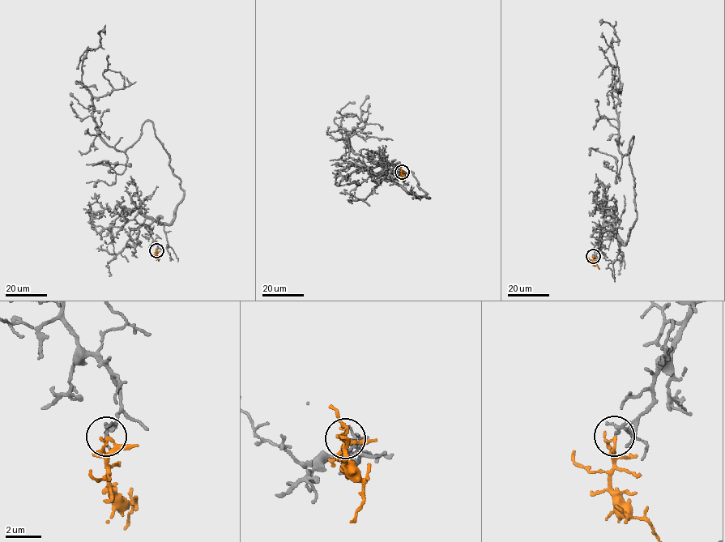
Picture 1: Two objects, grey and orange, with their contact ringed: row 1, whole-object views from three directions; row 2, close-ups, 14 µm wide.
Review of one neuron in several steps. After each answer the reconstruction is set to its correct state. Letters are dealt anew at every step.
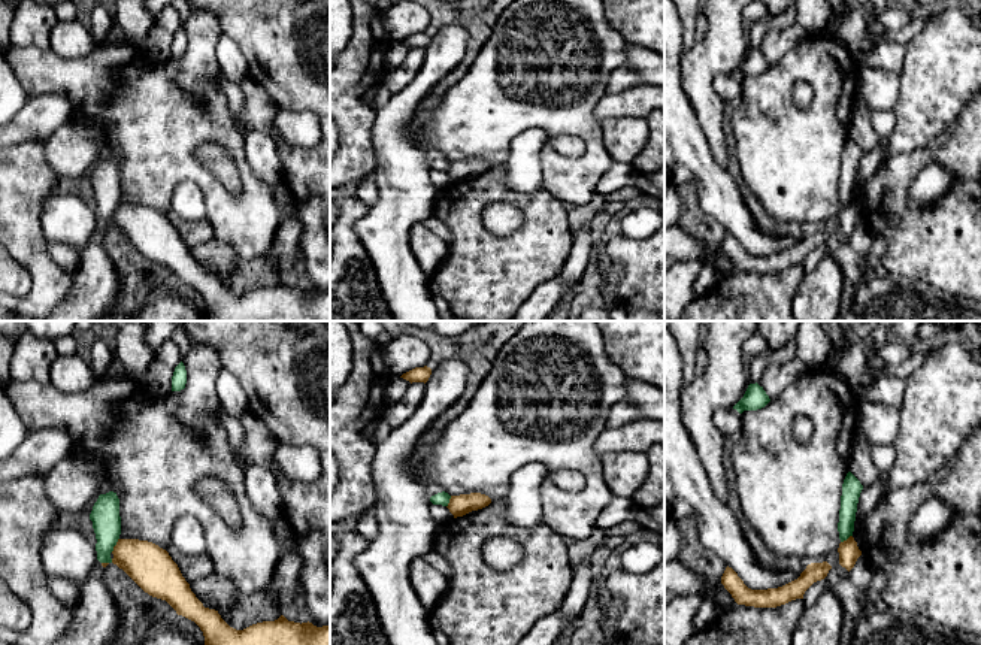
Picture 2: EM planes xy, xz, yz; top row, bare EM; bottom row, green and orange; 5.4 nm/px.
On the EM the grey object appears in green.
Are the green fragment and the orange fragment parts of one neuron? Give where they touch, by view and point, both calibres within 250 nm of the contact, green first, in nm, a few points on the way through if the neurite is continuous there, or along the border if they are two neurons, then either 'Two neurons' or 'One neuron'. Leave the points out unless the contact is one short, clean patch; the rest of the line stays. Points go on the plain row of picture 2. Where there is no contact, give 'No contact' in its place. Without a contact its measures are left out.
Touches green at xy (115, 209). Thickness 160 nm (green) against 240 nm. Boundary: xy (118, 203), (111, 217). Two neurons

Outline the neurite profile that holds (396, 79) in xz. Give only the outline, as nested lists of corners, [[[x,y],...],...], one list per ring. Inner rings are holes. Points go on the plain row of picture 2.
[[[412,48],[405,57],[403,63],[390,70],[384,79],[384,88],[387,88],[391,94],[403,90],[418,73],[426,58],[424,48]]]

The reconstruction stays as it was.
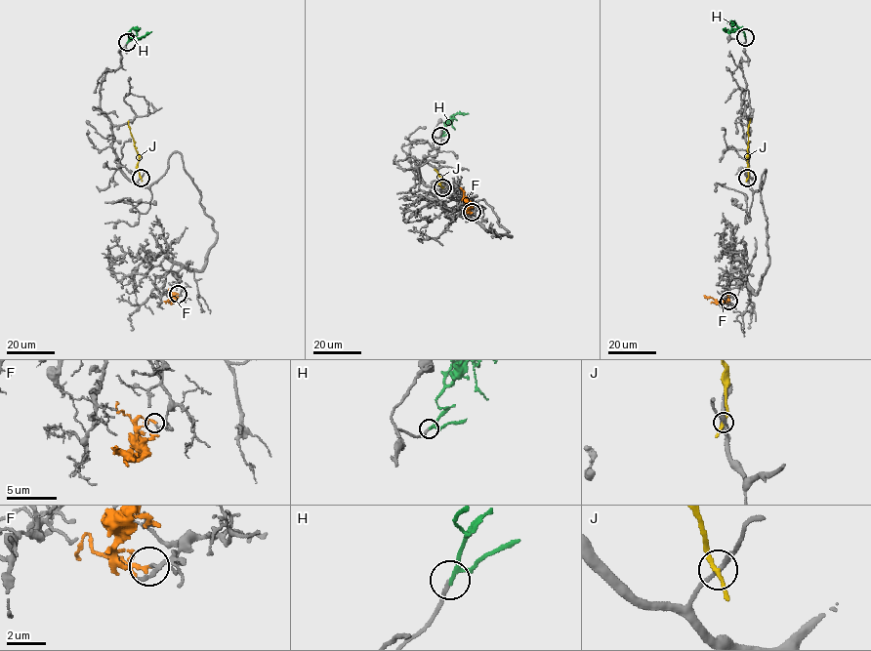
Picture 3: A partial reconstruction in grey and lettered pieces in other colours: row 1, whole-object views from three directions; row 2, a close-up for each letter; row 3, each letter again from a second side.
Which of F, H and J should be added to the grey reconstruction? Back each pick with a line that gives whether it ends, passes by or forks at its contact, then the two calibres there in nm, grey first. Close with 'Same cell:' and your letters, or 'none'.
H: it passes by | 170/160 nm
Same cell: H

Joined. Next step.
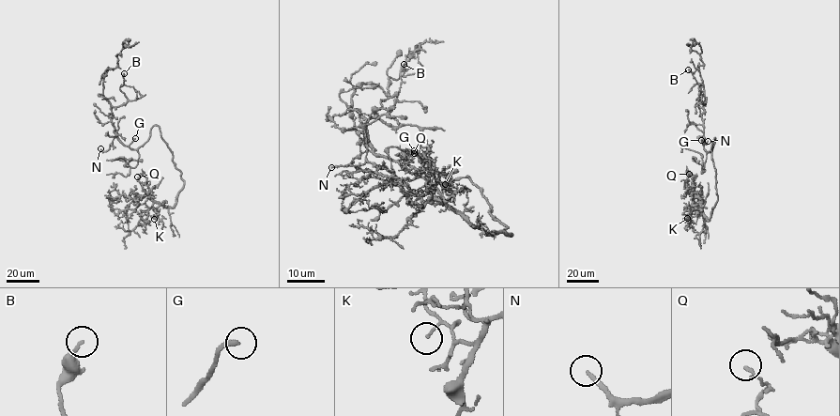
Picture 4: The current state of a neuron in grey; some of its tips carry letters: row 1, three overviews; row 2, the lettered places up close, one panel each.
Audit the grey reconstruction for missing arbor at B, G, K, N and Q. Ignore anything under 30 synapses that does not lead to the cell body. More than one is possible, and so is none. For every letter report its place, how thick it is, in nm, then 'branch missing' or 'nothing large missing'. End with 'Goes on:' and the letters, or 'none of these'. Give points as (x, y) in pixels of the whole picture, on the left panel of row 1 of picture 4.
B: at (124, 73); 150 nm thick; nothing large missing
G: at (135, 138); 220 nm thick; branch missing
K: at (154, 219); 100 nm thick; nothing large missing
N: at (100, 148); 180 nm thick; branch missing
Q: at (137, 177); 140 nm thick; nothing large missing
Goes on: G, N

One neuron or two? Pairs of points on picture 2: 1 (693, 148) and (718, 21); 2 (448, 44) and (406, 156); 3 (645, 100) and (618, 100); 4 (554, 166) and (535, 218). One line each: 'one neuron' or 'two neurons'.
1: two neurons
2: one neuron
3: one neuron
4: two neurons

